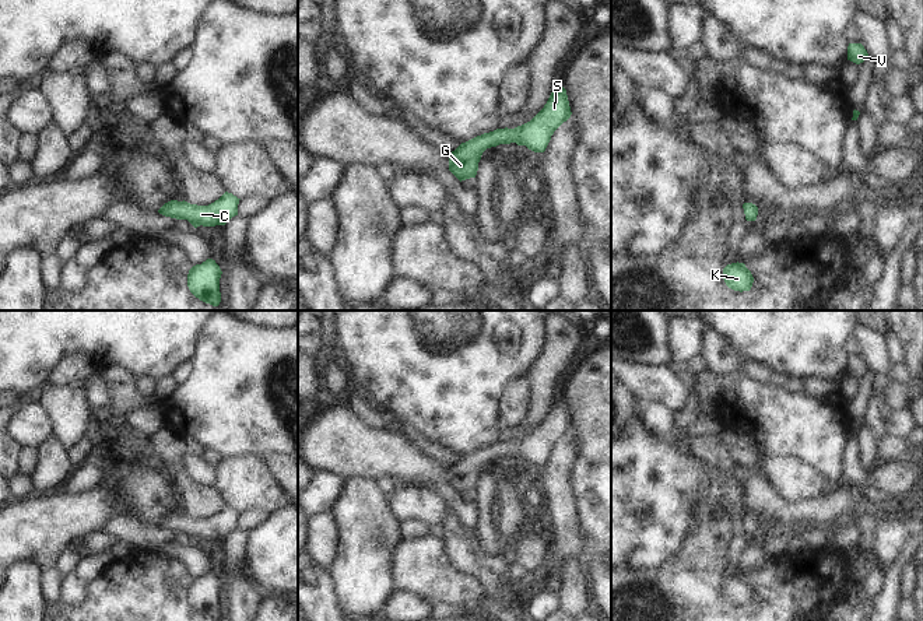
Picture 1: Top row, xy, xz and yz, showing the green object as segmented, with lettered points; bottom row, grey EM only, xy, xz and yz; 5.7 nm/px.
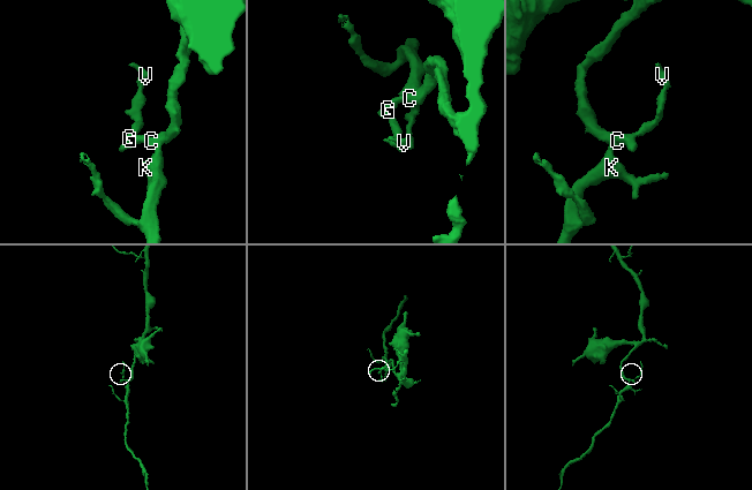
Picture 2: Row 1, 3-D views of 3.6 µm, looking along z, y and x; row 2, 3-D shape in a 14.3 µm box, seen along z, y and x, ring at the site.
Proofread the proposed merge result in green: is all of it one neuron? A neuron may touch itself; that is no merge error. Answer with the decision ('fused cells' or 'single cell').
single cell

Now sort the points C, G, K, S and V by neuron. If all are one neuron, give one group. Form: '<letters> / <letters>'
C G K S V

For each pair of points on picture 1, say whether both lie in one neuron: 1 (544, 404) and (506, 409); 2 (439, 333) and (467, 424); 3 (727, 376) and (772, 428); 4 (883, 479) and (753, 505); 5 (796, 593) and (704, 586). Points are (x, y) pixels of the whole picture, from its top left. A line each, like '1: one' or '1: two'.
1: two
2: one
3: one
4: one
5: one

